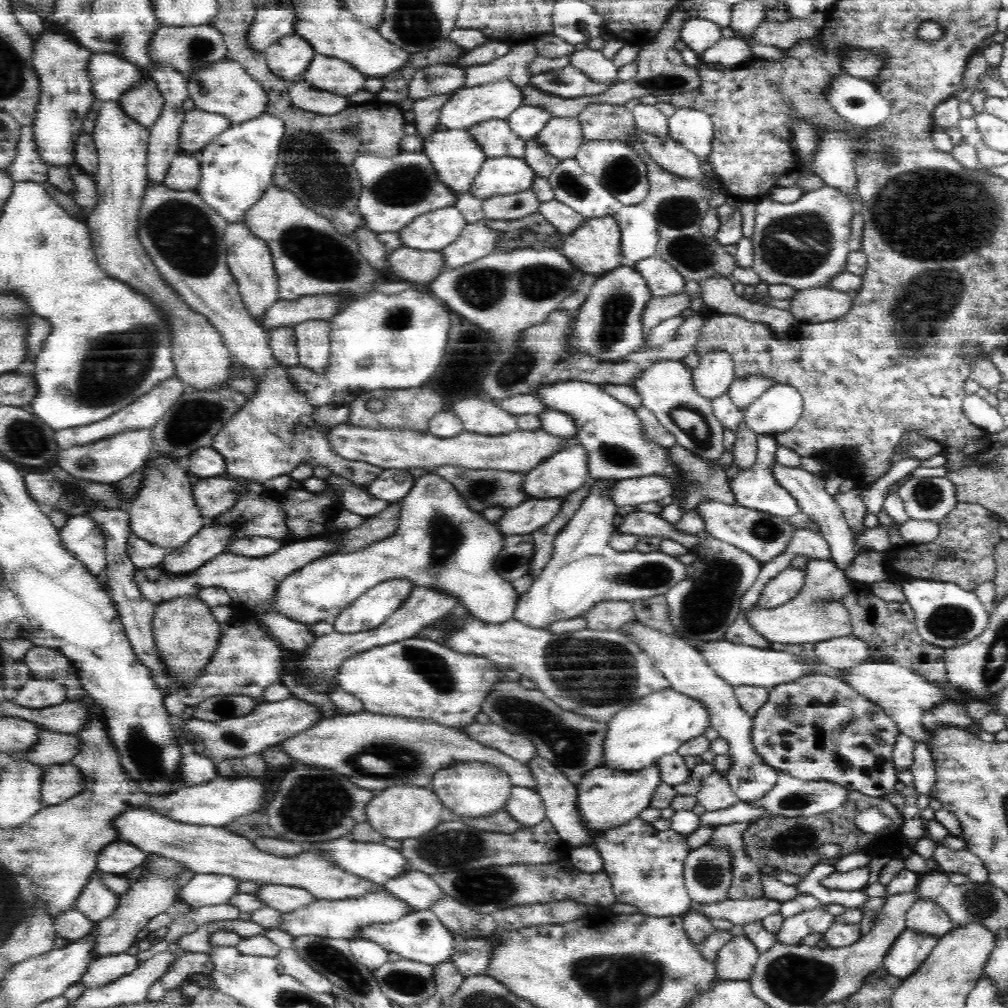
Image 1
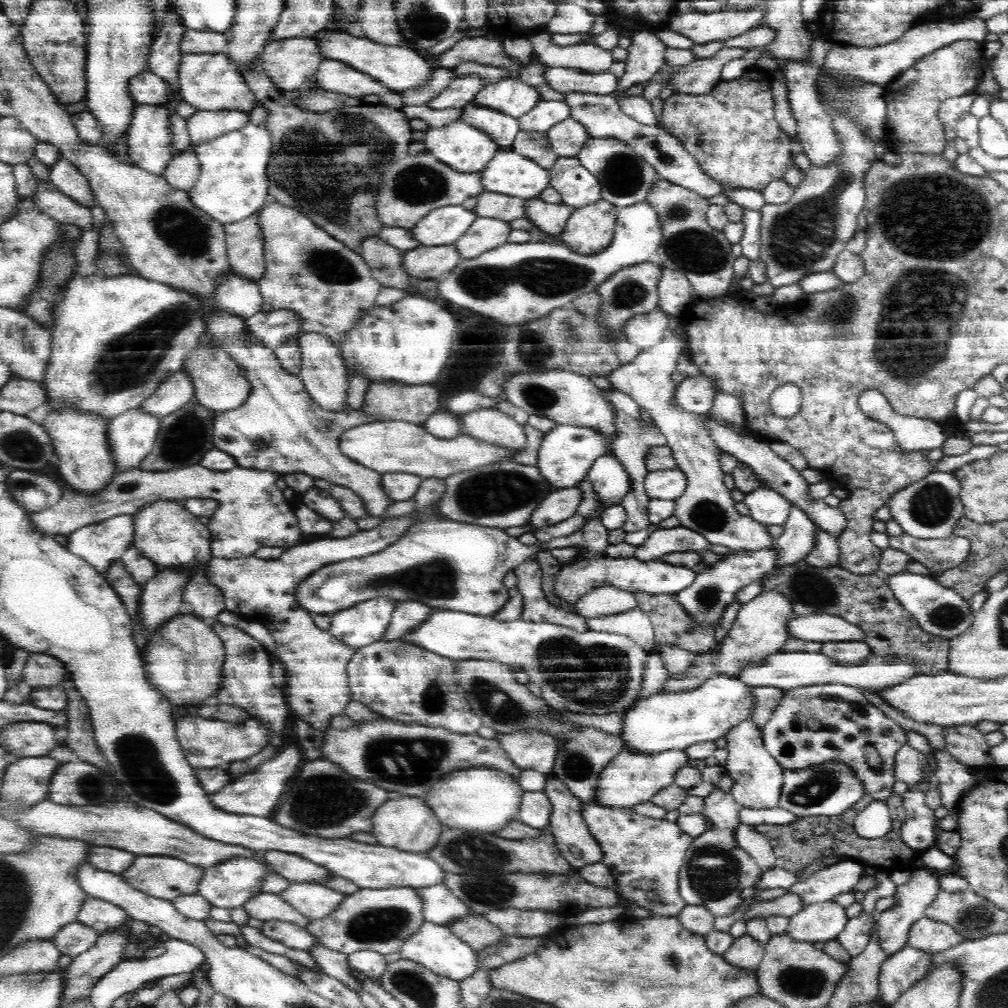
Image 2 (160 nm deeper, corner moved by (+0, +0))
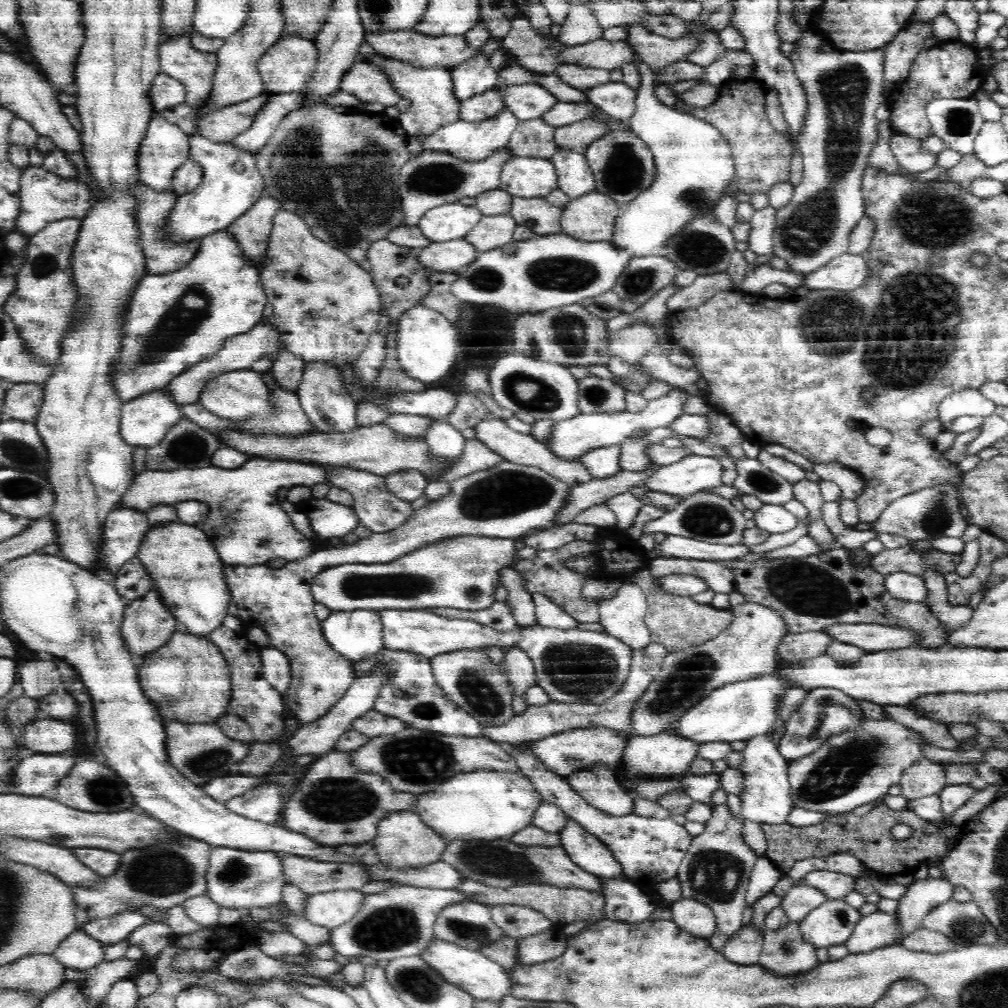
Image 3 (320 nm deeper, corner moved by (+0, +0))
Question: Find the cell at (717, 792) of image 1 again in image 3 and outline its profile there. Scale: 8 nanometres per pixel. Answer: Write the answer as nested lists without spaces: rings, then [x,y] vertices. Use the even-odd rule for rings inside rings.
[[[716,805],[702,833],[694,836],[676,878],[682,885],[682,898],[708,905],[716,918],[715,932],[708,936],[712,948],[720,950],[742,926],[746,892],[752,868],[759,860],[743,839],[743,821],[734,819],[728,806]]]

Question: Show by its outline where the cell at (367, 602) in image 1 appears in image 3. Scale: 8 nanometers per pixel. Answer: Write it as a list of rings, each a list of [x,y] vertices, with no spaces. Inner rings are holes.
[[[333,611],[321,621],[325,639],[344,658],[360,662],[383,648],[382,611]]]

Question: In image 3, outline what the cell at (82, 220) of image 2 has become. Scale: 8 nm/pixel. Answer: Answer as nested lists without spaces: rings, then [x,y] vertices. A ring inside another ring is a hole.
[[[43,166],[26,167],[21,174],[20,188],[20,212],[15,224],[15,231],[32,237],[39,230],[46,228],[48,223],[65,218],[86,218],[95,205],[95,197],[80,178],[66,180]]]

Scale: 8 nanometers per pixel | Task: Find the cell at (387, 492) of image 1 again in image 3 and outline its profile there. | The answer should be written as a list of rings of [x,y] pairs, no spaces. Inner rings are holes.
[[[405,470],[385,475],[385,485],[388,490],[409,503],[424,497],[424,490],[429,481],[429,477],[418,470]]]

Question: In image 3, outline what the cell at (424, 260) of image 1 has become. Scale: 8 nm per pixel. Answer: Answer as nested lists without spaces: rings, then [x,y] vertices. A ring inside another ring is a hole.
[[[464,237],[448,242],[431,242],[422,250],[415,251],[415,257],[425,269],[432,272],[456,272],[472,264],[479,252]]]

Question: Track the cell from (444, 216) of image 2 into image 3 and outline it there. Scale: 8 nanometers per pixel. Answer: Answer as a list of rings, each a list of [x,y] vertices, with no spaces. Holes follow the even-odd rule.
[[[456,201],[427,210],[418,221],[418,226],[430,242],[448,242],[464,237],[482,216],[475,206]]]

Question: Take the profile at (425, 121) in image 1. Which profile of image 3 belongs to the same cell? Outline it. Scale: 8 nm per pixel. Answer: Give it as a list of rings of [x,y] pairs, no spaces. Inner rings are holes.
[[[488,36],[488,42],[477,50],[477,54],[456,65],[451,71],[454,95],[460,102],[471,96],[498,88],[498,73],[490,63],[490,56],[501,50],[497,37]]]

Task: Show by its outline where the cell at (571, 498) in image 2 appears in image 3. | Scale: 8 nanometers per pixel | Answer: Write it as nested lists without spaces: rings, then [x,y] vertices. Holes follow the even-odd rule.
[[[652,463],[644,470],[622,469],[615,475],[606,478],[592,477],[584,484],[571,486],[568,498],[566,498],[566,506],[562,508],[562,512],[558,514],[558,518],[554,522],[556,525],[570,523],[580,512],[594,506],[594,504],[602,504],[616,494],[628,492],[638,486],[645,486],[646,480],[652,476],[654,470],[658,470],[659,466],[659,464]]]

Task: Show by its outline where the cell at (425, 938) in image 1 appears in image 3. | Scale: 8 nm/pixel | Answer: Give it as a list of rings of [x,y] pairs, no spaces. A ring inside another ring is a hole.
[[[434,938],[420,957],[436,969],[447,982],[466,990],[475,1000],[491,1000],[496,1006],[500,1006],[502,1000],[510,996],[508,971],[500,963],[486,958],[480,951],[468,950],[467,947],[456,946],[454,942]]]

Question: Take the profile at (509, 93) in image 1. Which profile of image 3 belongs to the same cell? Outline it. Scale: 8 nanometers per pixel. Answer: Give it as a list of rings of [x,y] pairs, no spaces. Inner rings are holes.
[[[531,82],[498,87],[504,106],[508,107],[519,121],[540,119],[542,114],[546,114],[559,101],[546,87]]]

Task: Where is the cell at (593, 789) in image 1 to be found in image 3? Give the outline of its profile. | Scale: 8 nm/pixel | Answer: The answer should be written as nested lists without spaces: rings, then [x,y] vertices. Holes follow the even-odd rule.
[[[632,734],[629,744],[625,747],[624,755],[621,756],[621,770],[618,772],[617,780],[621,782],[622,789],[631,795],[632,790],[640,786],[640,782],[654,782],[663,778],[684,776],[692,762],[695,762],[700,746],[700,743],[682,738],[679,734]]]

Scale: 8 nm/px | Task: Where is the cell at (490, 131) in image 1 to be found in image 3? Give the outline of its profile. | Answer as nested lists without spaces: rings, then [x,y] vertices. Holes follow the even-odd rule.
[[[500,88],[490,89],[460,102],[460,119],[466,122],[486,121],[499,116],[503,108]]]

